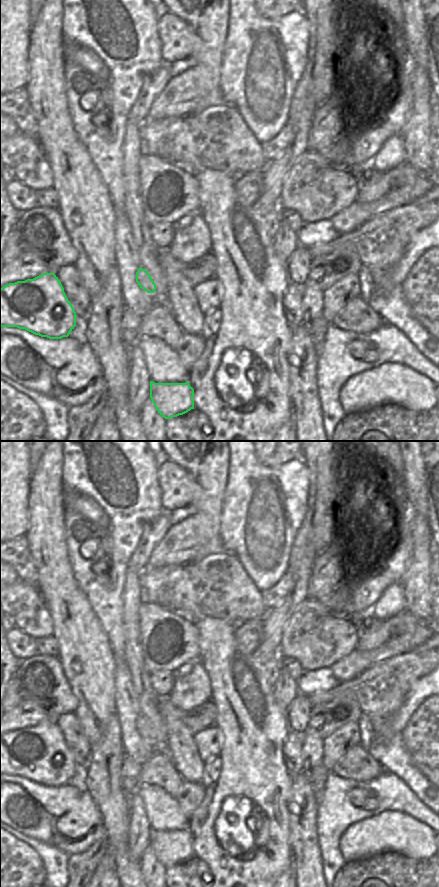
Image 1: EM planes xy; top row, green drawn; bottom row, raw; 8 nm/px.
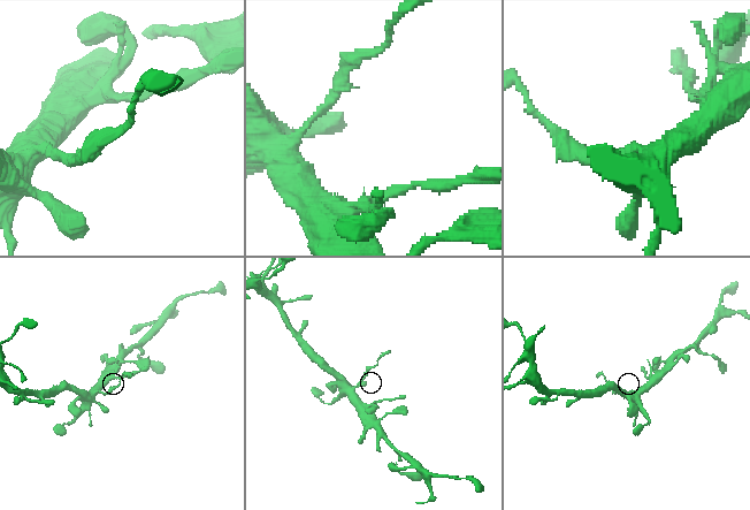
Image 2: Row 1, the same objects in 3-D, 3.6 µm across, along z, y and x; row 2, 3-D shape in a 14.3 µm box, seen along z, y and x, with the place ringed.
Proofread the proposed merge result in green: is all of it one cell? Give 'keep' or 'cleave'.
cleave

